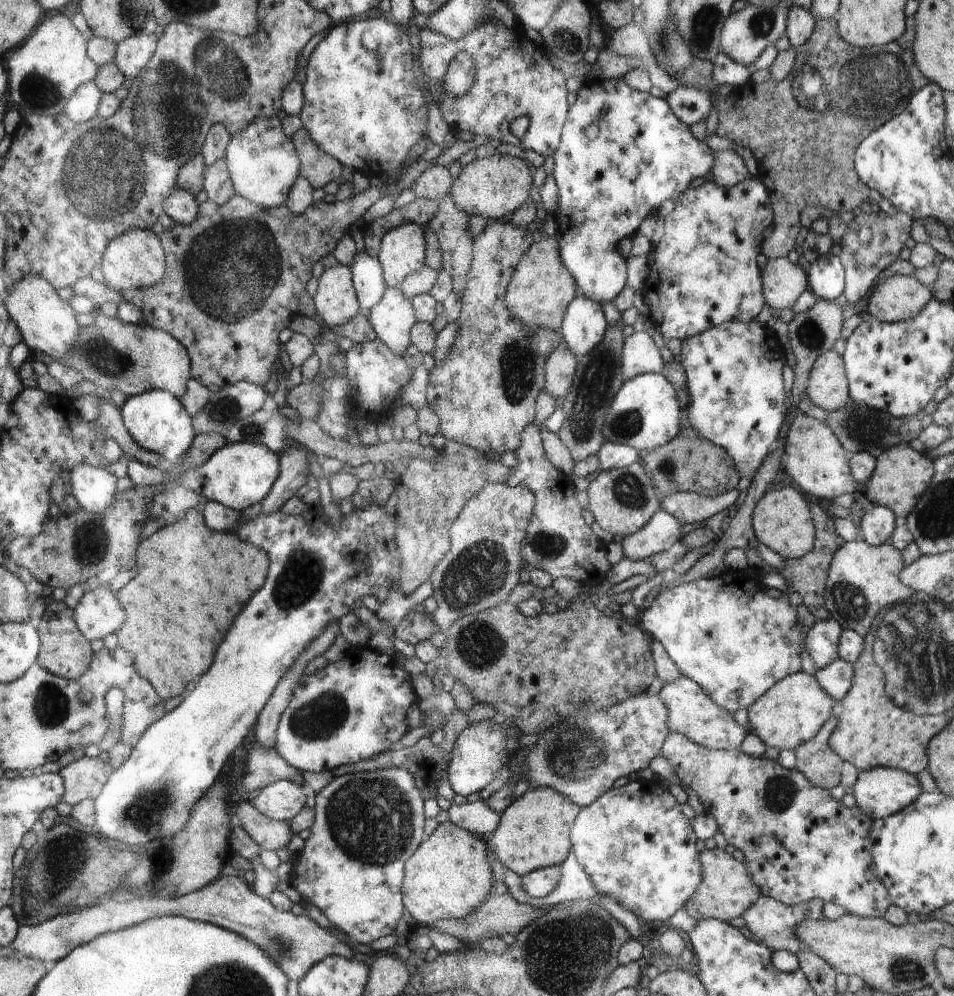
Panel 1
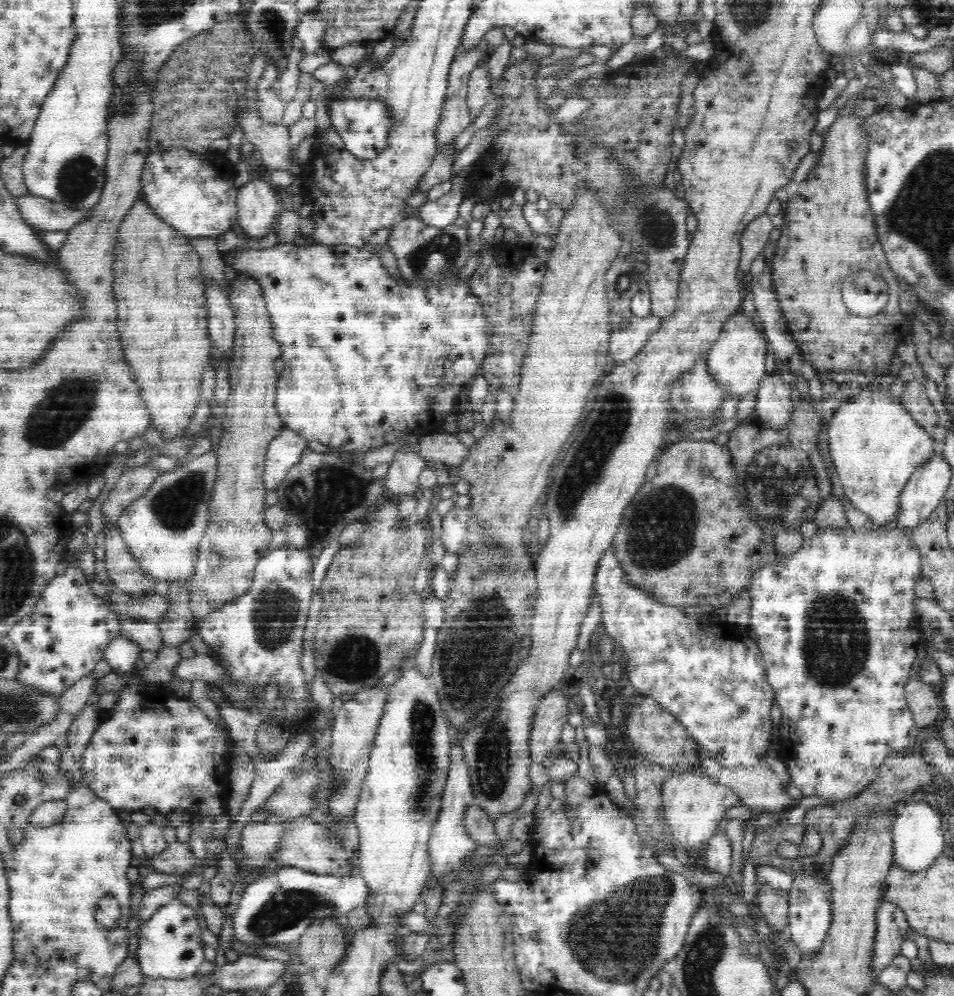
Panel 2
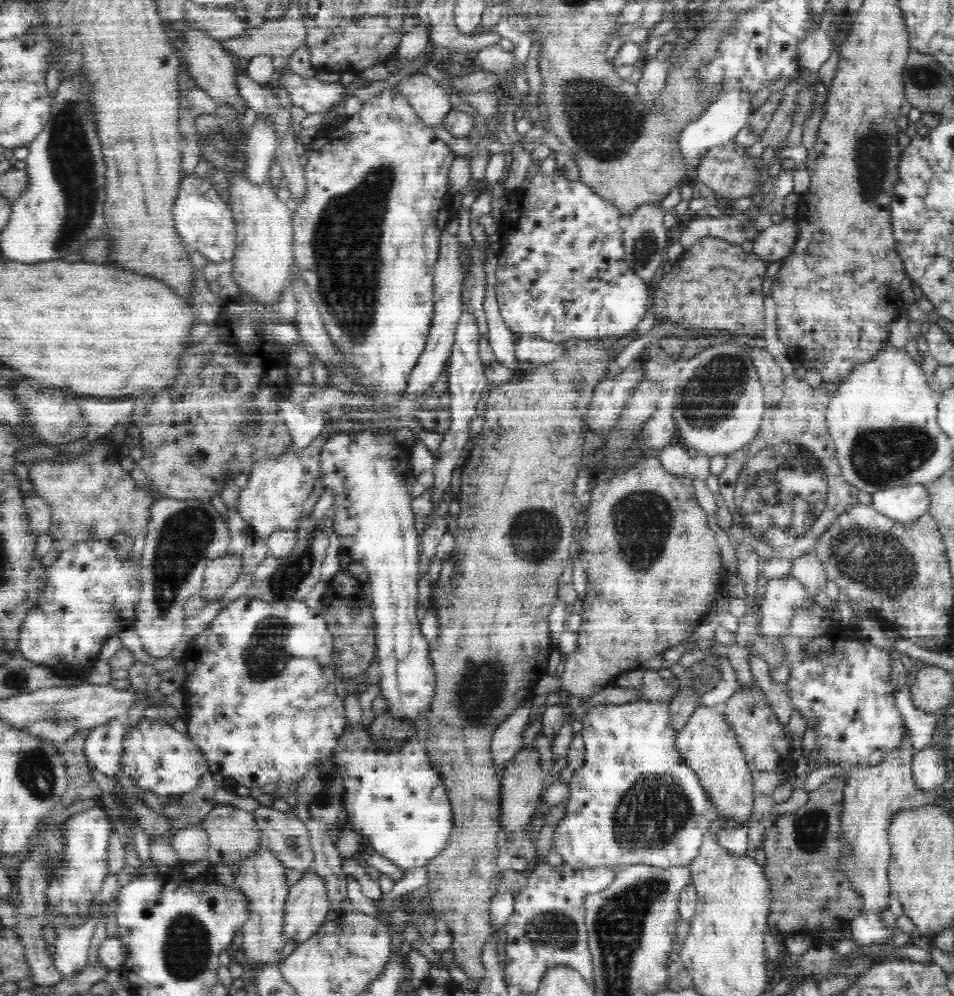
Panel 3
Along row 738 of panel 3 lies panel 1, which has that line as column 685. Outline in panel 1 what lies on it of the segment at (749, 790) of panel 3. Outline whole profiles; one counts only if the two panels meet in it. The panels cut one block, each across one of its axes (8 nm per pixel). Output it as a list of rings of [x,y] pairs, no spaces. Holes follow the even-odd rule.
[[[686,676],[675,678],[674,682],[664,684],[659,696],[669,708],[669,726],[671,732],[686,736],[688,740],[708,749],[738,749],[743,744],[744,726],[740,726],[730,709],[718,705],[696,681],[689,680]]]

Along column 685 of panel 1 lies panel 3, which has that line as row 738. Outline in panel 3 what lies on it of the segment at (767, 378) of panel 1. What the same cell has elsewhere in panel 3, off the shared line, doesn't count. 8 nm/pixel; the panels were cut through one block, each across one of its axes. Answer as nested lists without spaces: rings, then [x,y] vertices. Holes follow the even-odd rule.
[[[359,722],[352,729],[346,728],[331,760],[343,779],[346,824],[350,824],[360,836],[363,835],[379,855],[391,860],[405,871],[427,865],[448,846],[447,840],[453,828],[451,803],[442,777],[432,772],[434,769],[429,762],[428,754],[420,745],[420,740],[411,739],[405,746],[394,751],[384,749],[370,737],[370,726],[364,729]]]

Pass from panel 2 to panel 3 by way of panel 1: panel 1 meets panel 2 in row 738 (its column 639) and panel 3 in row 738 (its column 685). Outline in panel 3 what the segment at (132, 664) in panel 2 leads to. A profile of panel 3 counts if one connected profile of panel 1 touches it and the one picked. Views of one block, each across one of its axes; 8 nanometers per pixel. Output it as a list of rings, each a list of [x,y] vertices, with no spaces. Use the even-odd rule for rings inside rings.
[[[144,718],[136,726],[130,726],[124,736],[122,770],[132,776],[142,789],[152,790],[154,795],[180,796],[194,791],[209,772],[207,756],[199,749],[189,734],[180,734],[171,724]]]

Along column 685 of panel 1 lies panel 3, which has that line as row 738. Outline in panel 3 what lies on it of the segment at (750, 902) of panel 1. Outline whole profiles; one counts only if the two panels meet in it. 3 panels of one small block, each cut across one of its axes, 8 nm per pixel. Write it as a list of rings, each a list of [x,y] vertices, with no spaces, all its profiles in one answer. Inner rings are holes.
[[[909,736],[900,748],[892,754],[884,756],[882,762],[868,768],[855,768],[848,772],[843,781],[845,787],[840,802],[839,826],[840,836],[844,843],[852,848],[852,854],[839,858],[840,870],[846,880],[852,884],[854,892],[862,896],[863,910],[881,914],[889,908],[891,886],[887,877],[889,856],[887,829],[896,812],[910,810],[935,803],[937,790],[920,791],[913,780],[911,762],[913,760],[913,743]]]

